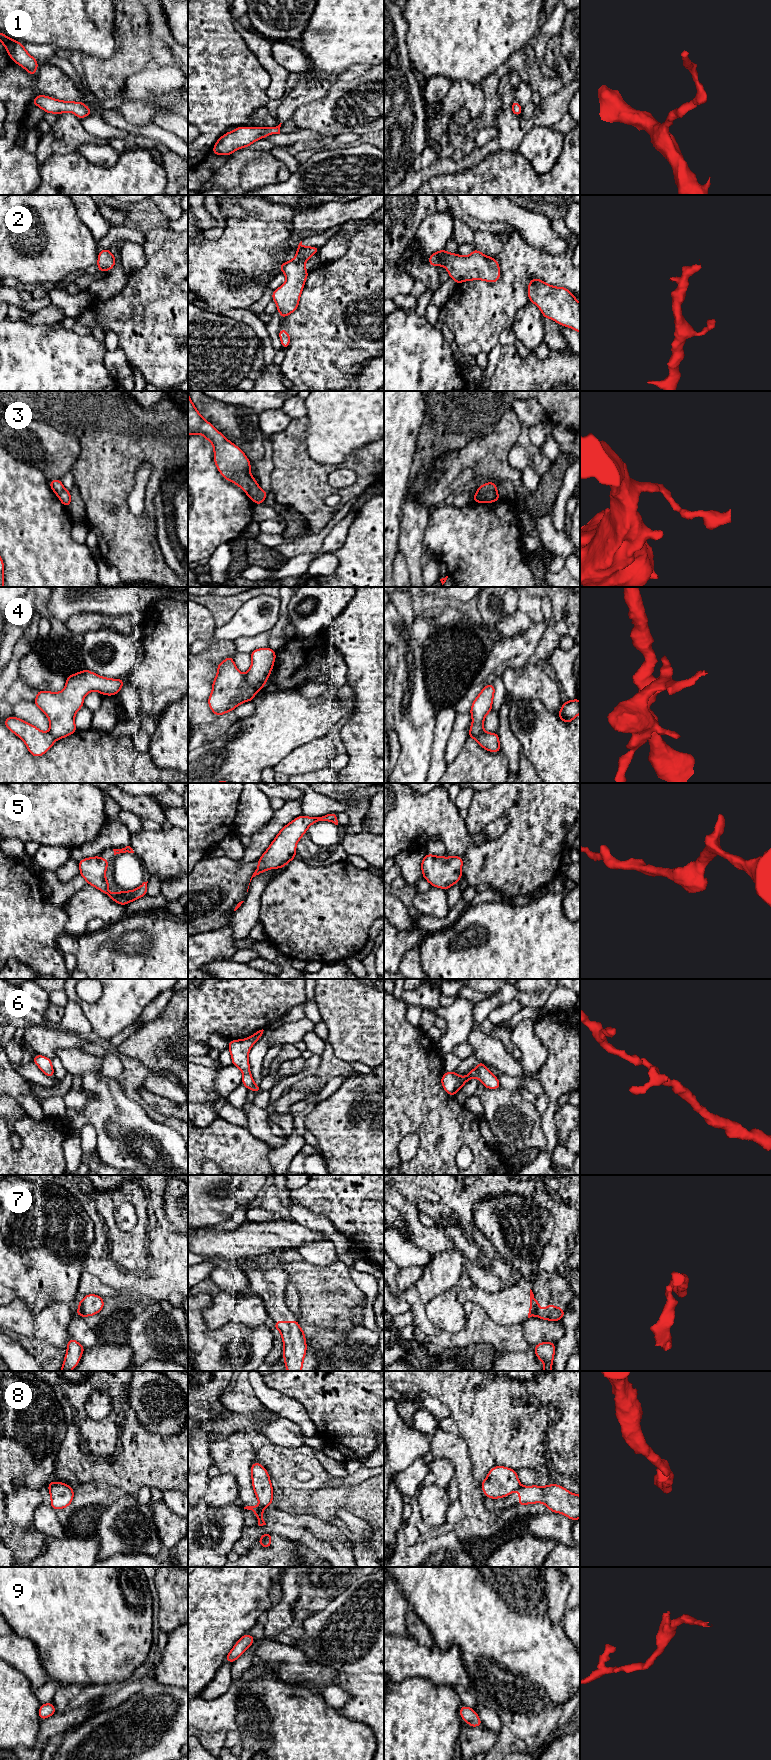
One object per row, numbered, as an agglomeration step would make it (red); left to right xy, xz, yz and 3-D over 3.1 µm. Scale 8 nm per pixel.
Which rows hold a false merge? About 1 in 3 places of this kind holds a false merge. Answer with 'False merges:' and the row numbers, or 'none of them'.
False merges: 3, 4, 7, 8

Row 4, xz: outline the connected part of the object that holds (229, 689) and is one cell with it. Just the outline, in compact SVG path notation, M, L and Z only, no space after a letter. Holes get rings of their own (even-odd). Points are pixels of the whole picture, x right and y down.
M233 656L217 665L208 705L216 716L233 711L239 704L252 701L257 691L248 685L245 675L236 667Z

